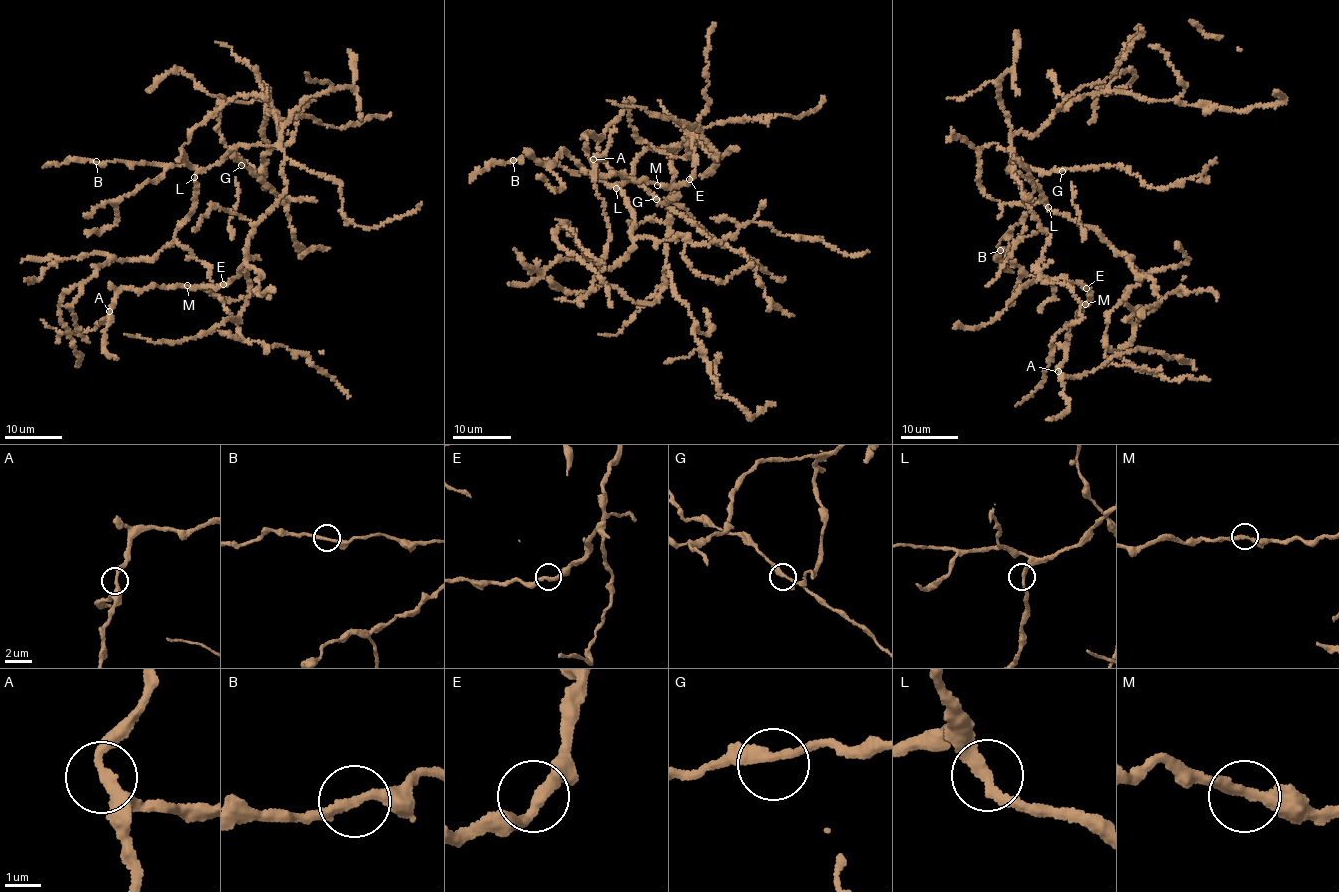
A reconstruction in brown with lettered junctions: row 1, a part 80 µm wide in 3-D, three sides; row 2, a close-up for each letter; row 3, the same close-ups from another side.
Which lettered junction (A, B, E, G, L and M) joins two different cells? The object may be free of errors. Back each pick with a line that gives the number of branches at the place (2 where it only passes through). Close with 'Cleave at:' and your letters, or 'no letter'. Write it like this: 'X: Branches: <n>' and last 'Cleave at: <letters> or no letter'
E: Branches: 2
Cleave at: E

